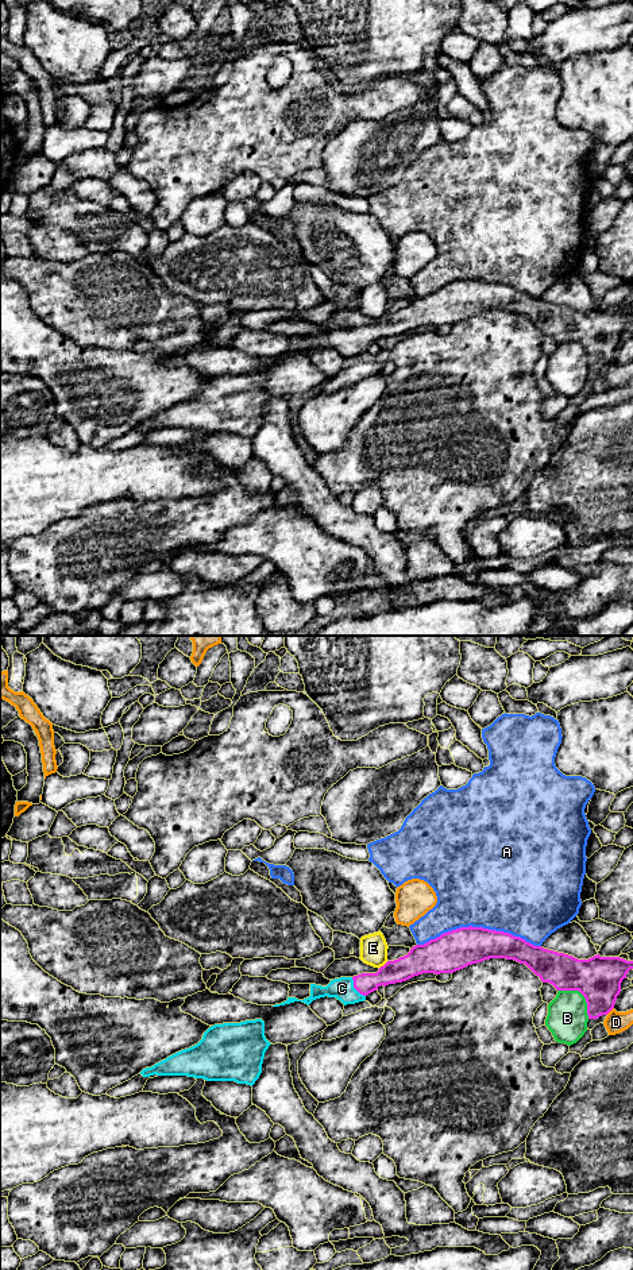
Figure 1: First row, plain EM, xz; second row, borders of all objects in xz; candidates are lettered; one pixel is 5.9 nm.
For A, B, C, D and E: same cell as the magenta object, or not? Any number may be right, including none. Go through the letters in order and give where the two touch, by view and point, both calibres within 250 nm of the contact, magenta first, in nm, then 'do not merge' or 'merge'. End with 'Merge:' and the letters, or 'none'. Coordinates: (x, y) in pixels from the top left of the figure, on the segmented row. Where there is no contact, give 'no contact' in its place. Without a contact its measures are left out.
A: contact xz (479, 927); calibres 240 and 500 nm; do not merge
B: contact xz (582, 994); calibres 280 and 240 nm; do not merge
C: contact xz (355, 988); calibres 140 and 130 nm; merge
D: contact xz (609, 1011); calibres 280 and 130 nm; do not merge
E: contact xz (385, 964); calibres 180 and 160 nm; do not merge
Merge: C

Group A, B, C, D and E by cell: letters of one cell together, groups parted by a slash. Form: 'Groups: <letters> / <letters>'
Groups: A / B / C / D / E

